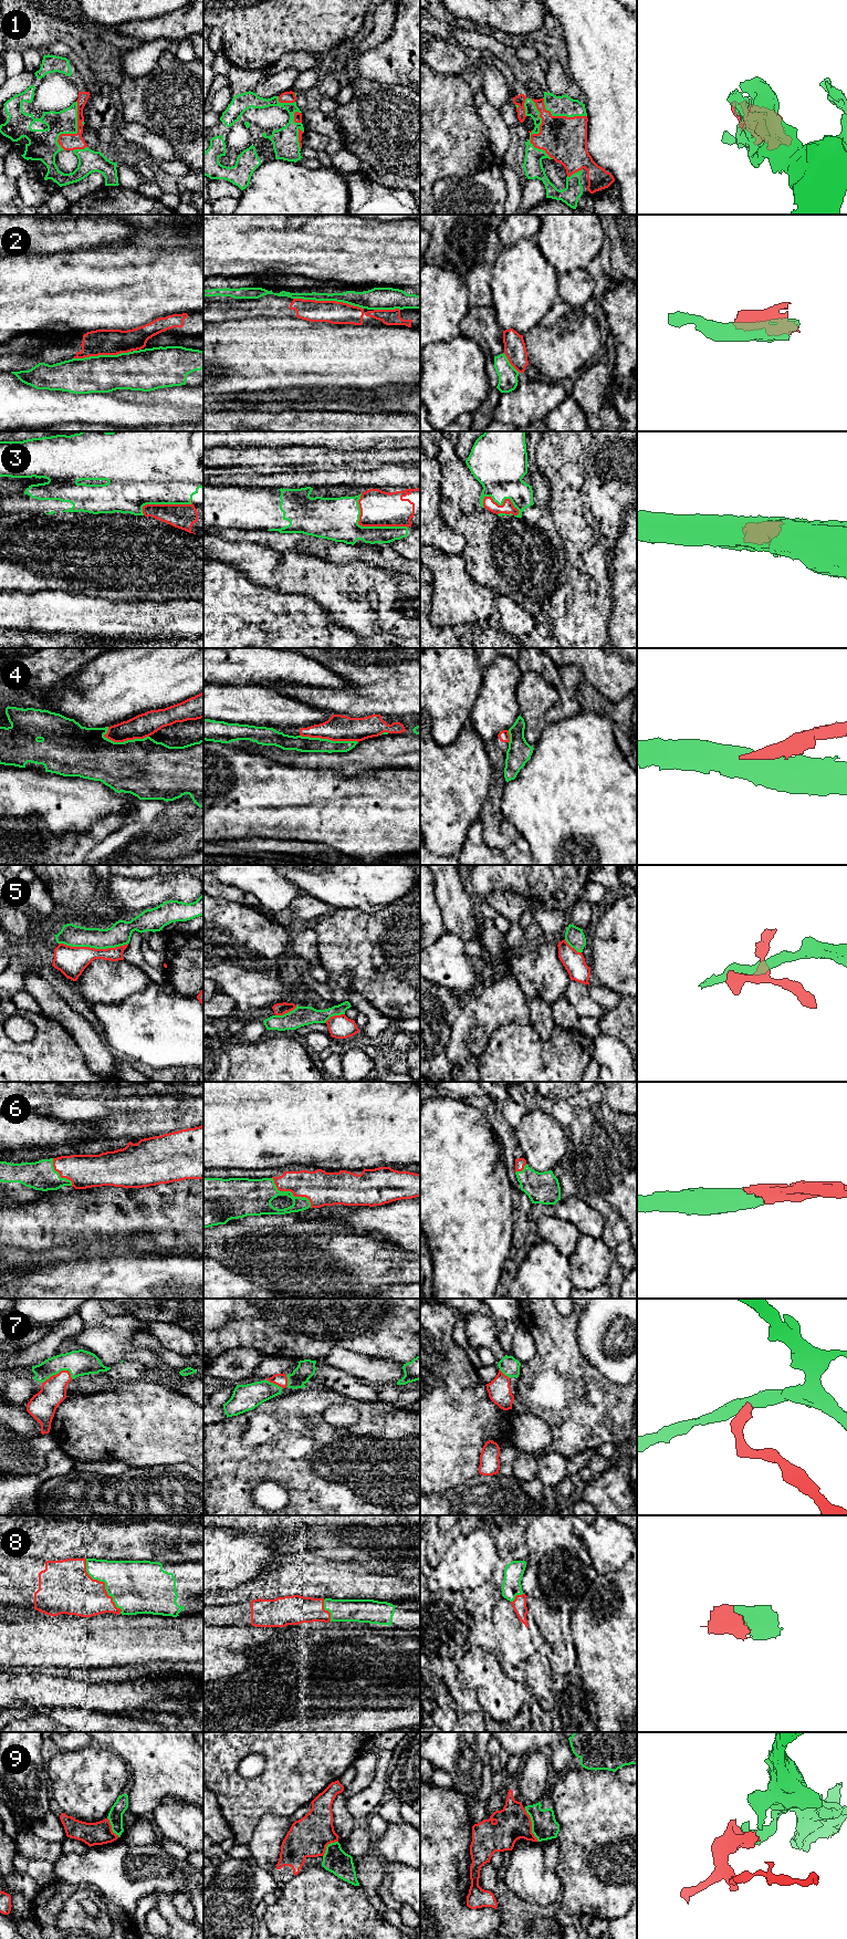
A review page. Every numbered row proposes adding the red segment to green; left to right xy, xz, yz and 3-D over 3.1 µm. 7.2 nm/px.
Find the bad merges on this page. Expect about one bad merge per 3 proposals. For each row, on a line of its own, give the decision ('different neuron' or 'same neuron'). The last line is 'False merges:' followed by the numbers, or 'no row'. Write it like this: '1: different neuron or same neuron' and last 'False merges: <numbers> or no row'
1: same neuron
2: different neuron
3: different neuron
4: different neuron
5: different neuron
6: same neuron
7: same neuron
8: same neuron
9: same neuron
False merges: 2, 3, 4, 5

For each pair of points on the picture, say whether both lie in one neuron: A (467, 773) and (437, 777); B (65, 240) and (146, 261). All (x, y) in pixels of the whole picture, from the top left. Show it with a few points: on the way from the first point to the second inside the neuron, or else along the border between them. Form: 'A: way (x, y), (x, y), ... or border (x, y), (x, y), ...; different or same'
A: way (459, 774), (457, 777), (445, 777); same
B: border (100, 245), (93, 248), (76, 248), (68, 252); different

